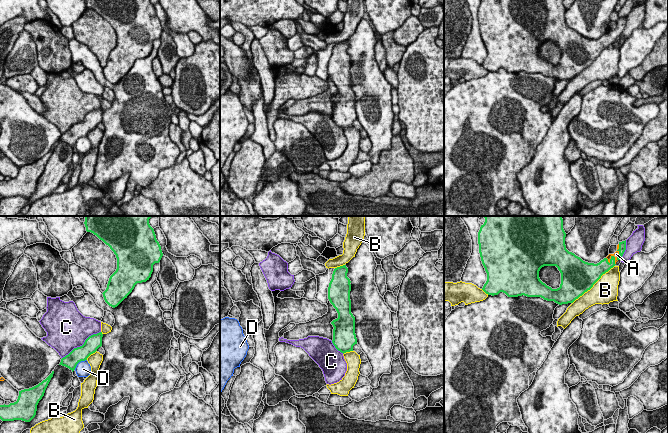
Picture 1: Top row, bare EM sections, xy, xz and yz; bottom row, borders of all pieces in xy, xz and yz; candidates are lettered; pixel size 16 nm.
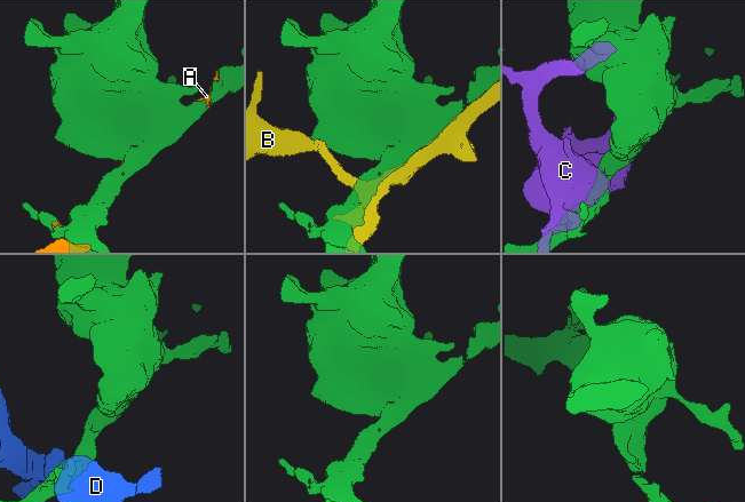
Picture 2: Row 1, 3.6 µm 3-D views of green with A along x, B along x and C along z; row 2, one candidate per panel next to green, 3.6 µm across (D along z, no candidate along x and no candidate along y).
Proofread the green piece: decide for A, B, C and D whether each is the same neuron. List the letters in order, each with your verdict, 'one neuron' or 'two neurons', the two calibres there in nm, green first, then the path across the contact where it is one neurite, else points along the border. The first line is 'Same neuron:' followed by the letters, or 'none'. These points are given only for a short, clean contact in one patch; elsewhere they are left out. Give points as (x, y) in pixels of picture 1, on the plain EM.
Same neuron: A
A: one neuron | 160/90 nm
B: two neurons | 500/400 nm
C: two neurons | 240/480 nm
D: two neurons | 240/260 nm

